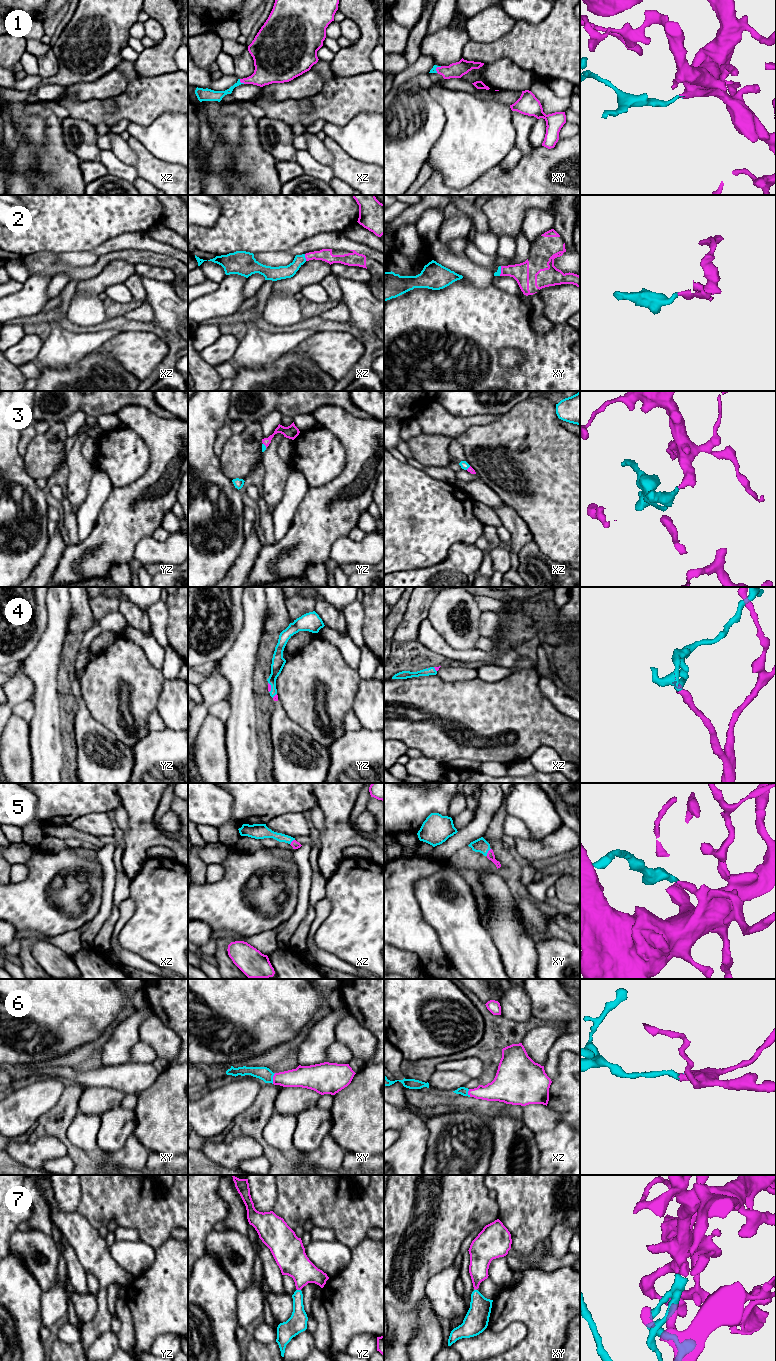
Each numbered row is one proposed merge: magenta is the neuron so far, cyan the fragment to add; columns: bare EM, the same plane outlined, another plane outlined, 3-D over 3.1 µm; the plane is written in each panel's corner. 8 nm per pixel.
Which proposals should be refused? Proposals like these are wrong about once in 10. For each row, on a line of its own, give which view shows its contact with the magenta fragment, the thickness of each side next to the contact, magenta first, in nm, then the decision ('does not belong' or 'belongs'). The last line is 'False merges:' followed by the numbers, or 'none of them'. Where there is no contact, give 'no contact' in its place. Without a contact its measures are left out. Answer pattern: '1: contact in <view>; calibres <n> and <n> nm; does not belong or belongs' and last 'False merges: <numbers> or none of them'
1: contact in xz; calibres 220 and 80 nm; belongs
2: contact in xz; calibres 100 and 110 nm; belongs
3: contact in yz; calibres 110 and 30 nm; belongs
4: contact in yz; calibres 30 and 110 nm; belongs
5: contact in xy; calibres 60 and 110 nm; belongs
6: contact in xy; calibres 180 and 110 nm; belongs
7: contact in yz; calibres 240 and 140 nm; belongs
False merges: none of them

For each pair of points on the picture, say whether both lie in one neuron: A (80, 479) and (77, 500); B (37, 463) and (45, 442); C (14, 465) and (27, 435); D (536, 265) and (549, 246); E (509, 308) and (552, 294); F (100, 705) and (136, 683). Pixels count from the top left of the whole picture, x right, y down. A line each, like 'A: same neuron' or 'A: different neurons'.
A: same neuron
B: same neuron
C: different neurons
D: same neuron
E: different neurons
F: same neuron

